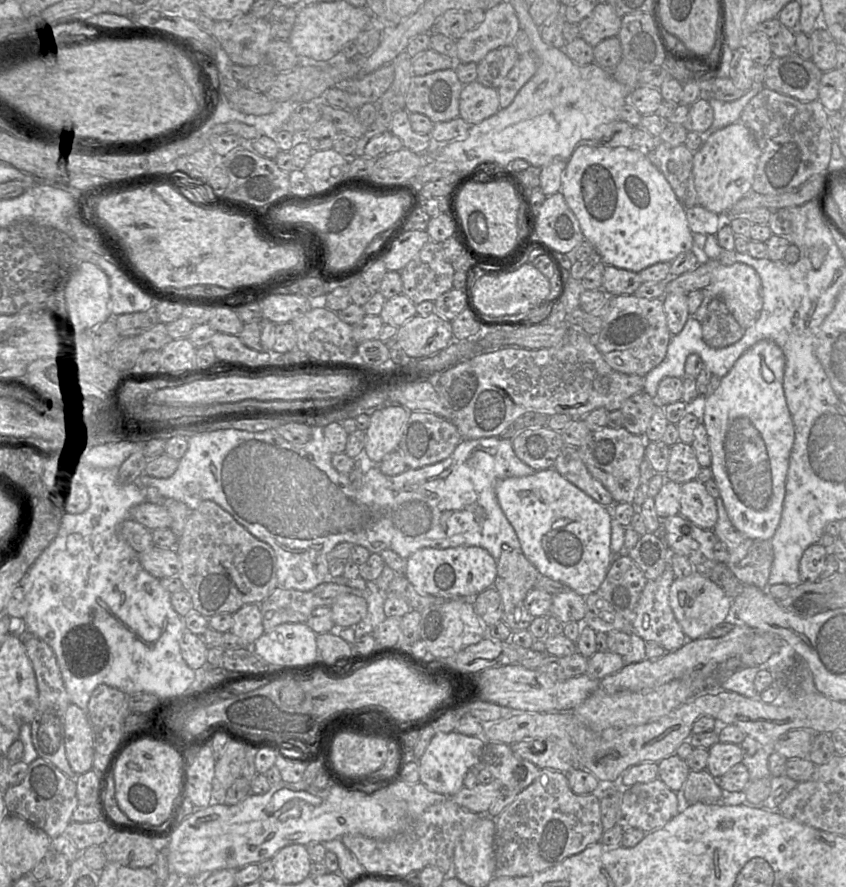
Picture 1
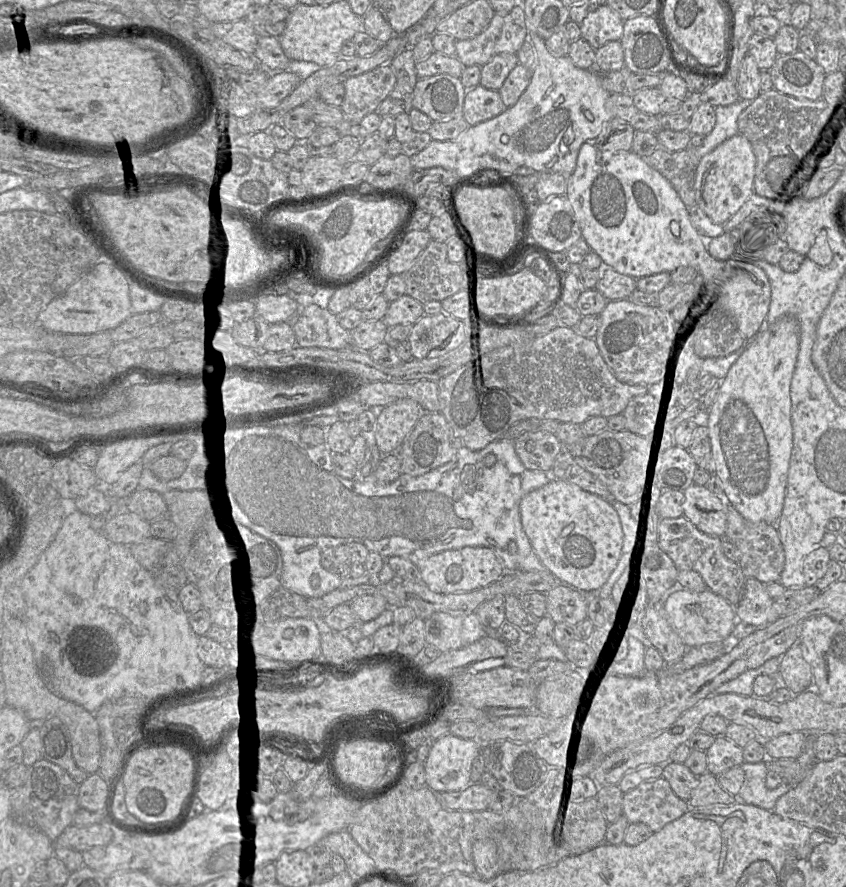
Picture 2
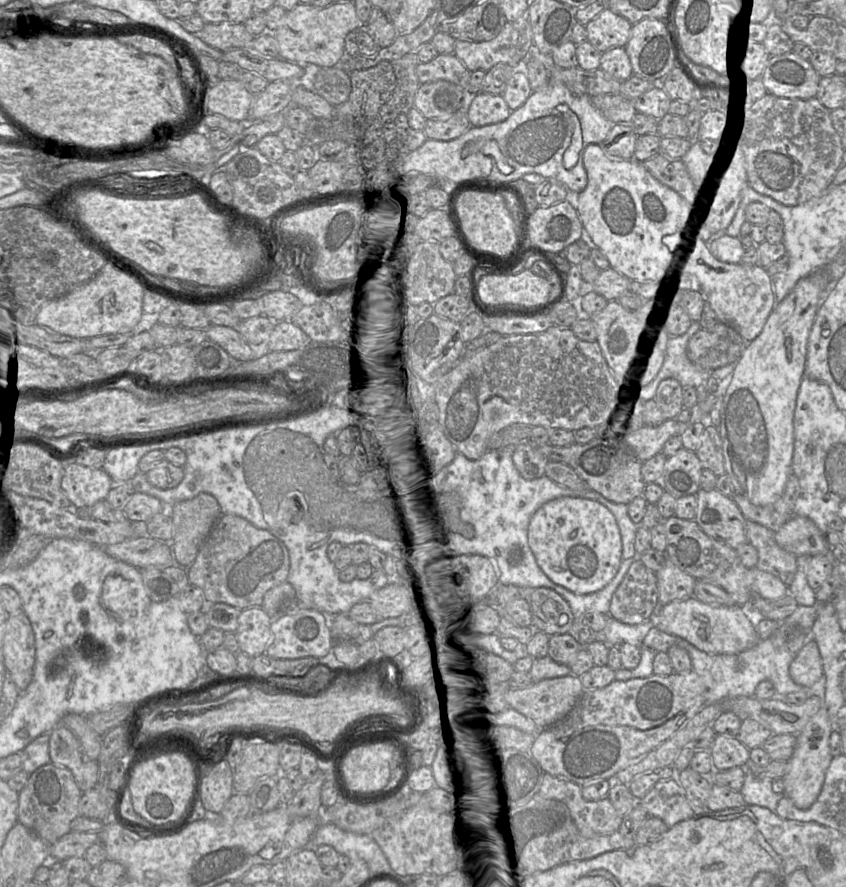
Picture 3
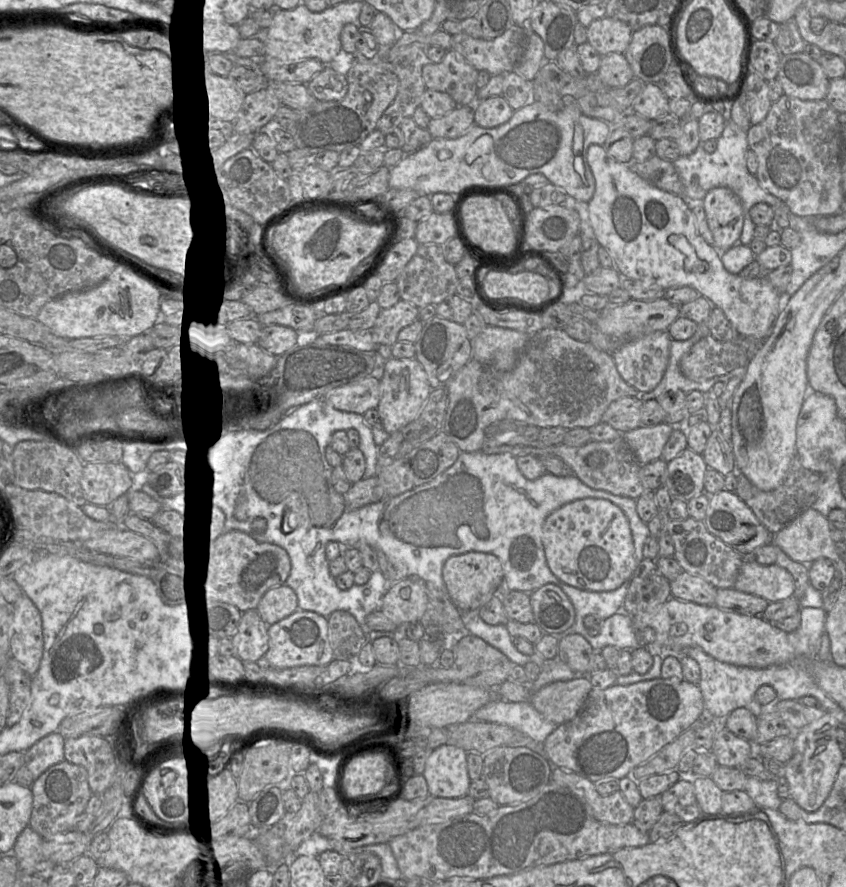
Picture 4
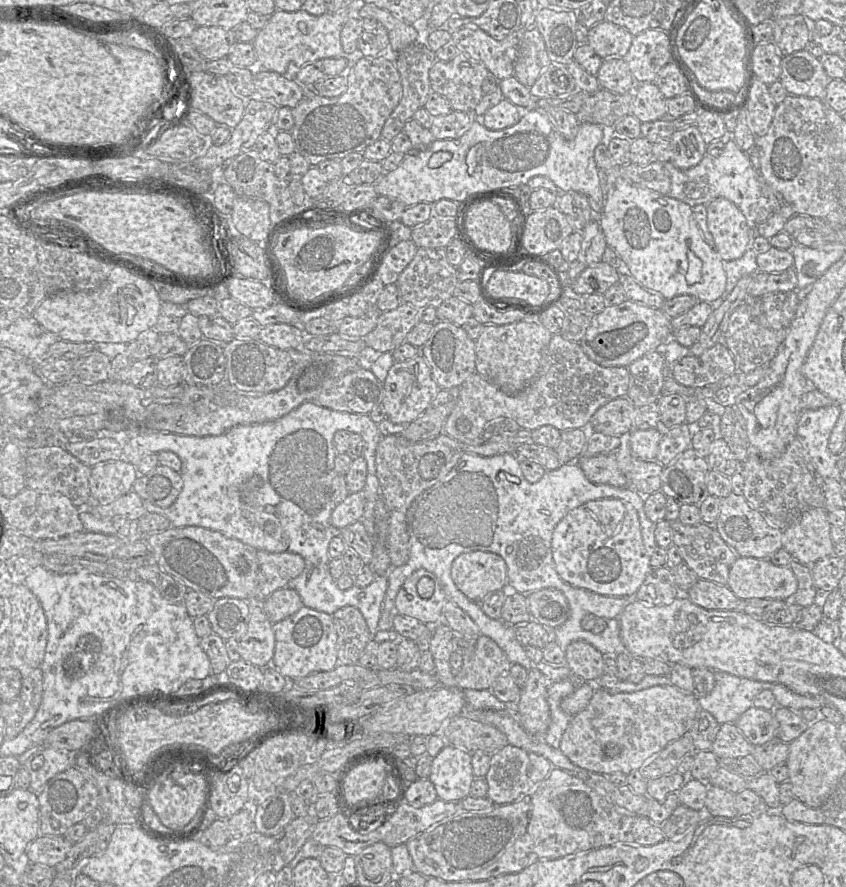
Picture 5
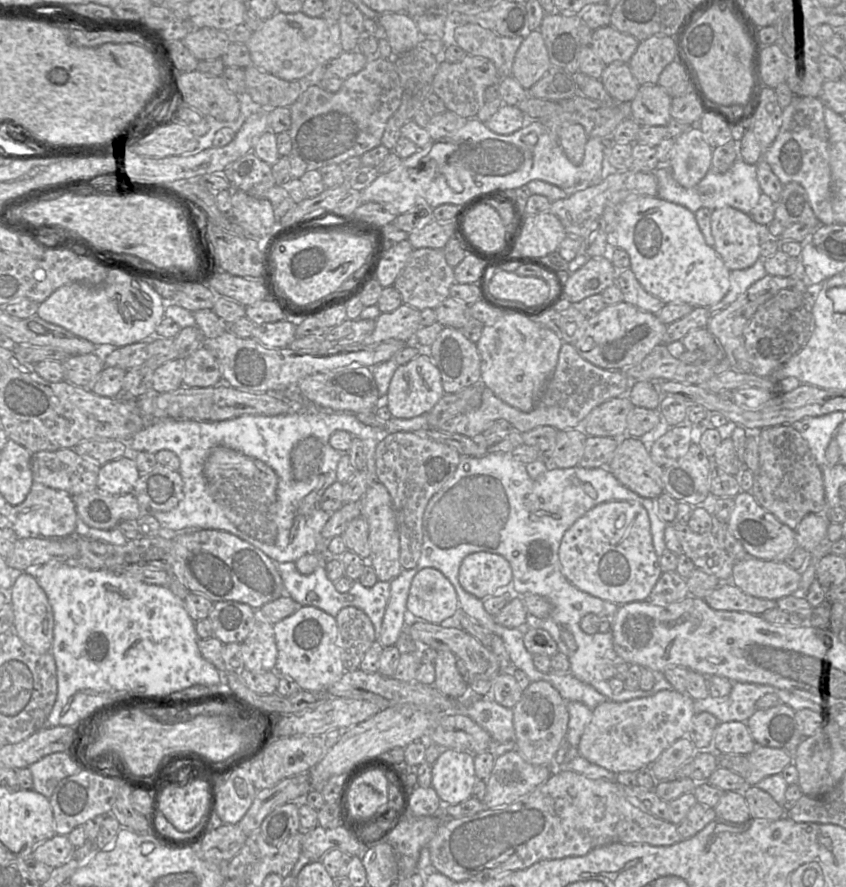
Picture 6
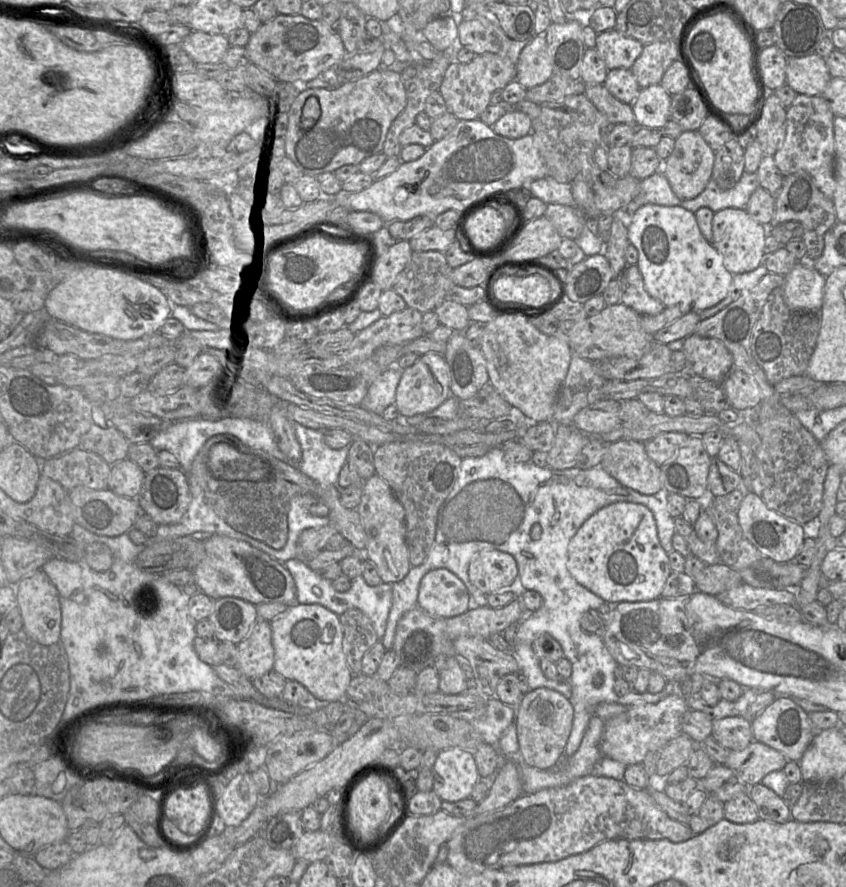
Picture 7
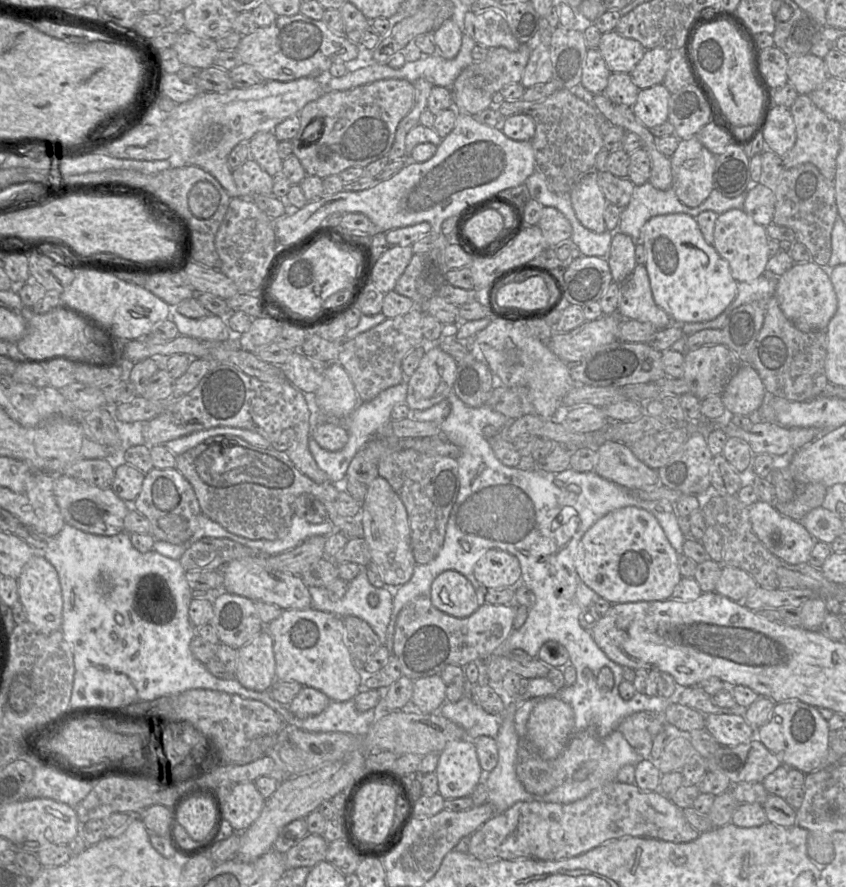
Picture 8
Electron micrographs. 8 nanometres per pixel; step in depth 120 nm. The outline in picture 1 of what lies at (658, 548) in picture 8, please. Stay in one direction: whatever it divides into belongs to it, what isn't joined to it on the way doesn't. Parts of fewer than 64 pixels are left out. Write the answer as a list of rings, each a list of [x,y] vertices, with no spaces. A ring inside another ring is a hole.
[[[555,468],[535,471],[528,476],[505,478],[498,481],[495,492],[503,513],[517,534],[523,554],[541,575],[565,584],[583,597],[597,593],[611,565],[610,508],[596,502]]]

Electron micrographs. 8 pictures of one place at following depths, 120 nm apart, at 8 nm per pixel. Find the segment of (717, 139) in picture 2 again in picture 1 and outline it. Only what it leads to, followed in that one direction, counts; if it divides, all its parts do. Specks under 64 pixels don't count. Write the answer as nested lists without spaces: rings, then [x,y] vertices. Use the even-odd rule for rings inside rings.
[[[753,84],[751,89],[745,92],[743,96],[731,102],[724,102],[715,98],[710,98],[708,102],[714,111],[714,117],[709,129],[706,132],[701,133],[704,135],[704,141],[715,131],[738,122],[744,107],[751,98],[753,98],[763,88],[764,84]]]

